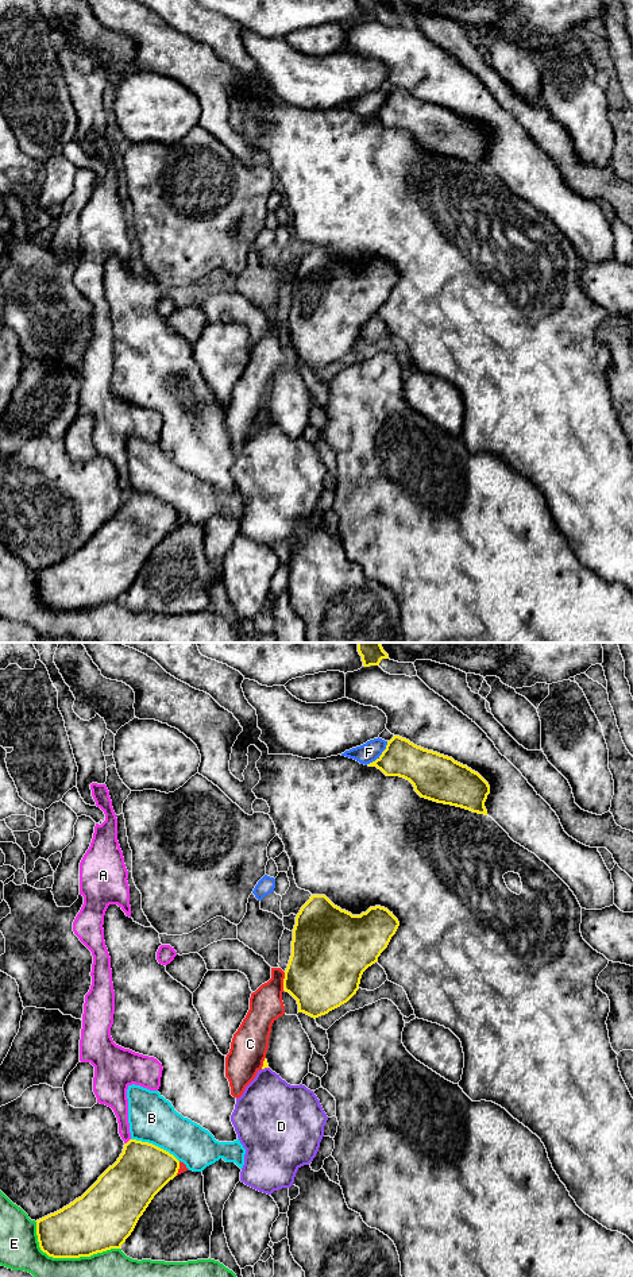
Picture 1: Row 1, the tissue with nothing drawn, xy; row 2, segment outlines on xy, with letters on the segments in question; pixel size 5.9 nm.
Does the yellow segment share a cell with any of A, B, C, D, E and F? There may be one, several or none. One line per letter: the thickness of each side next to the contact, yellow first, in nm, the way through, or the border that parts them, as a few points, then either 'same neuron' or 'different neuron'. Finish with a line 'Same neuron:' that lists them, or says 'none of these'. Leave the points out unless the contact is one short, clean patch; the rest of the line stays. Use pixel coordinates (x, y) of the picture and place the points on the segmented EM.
A: calibres 320 and 120 nm; different neuron
B: calibres 320 and 280 nm; different neuron
C: calibres 440 and 200 nm; different neuron
D: calibres 30 and 360 nm; different neuron
E: calibres 340 and 190 nm; different neuron
F: calibres 220 and 120 nm; different neuron
Same neuron: none of these

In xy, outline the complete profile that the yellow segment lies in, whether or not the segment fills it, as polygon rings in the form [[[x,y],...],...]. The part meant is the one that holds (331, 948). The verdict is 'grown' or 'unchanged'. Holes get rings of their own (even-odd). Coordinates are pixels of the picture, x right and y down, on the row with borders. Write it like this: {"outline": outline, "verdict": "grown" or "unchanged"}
{"outline": [[[312,895],[296,917],[292,956],[283,979],[283,991],[297,1000],[298,1012],[316,1019],[347,1003],[359,989],[363,972],[378,961],[398,926],[398,919],[385,907],[375,906],[360,915],[352,915],[335,906],[325,895]]], "verdict": "unchanged"}

